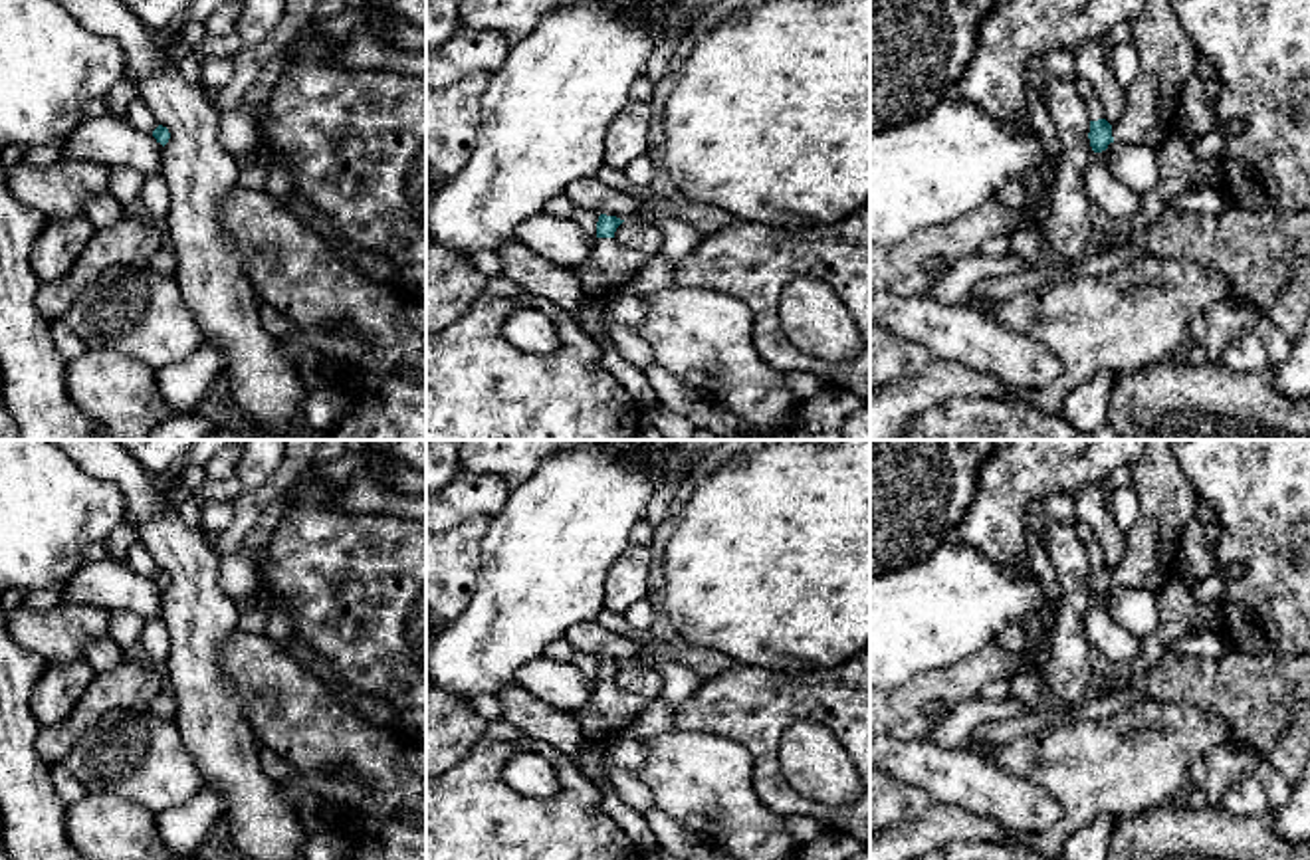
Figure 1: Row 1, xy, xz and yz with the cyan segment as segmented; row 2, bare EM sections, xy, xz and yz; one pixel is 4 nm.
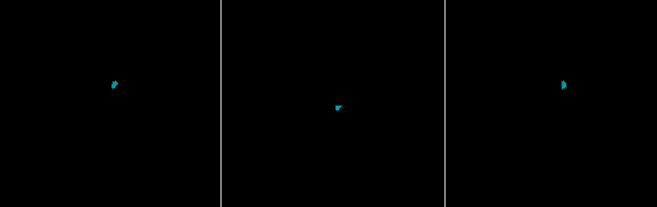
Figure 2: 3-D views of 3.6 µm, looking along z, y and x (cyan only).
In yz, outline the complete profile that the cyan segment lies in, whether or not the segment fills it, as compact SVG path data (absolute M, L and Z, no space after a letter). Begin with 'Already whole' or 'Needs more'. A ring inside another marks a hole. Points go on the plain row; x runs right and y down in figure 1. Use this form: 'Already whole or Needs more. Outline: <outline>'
Needs more. Outline: M1146 440L1130 468L1140 517L1126 533L1126 551L1114 569L1104 563L1100 543L1086 541L1094 596L1114 585L1157 592L1173 577L1181 531L1195 517L1199 495L1177 464L1171 440Z

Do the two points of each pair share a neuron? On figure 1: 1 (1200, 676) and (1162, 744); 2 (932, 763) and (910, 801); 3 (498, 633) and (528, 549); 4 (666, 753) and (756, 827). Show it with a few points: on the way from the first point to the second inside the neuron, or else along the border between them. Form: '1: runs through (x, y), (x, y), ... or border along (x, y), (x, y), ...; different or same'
1: border along (1152, 698), (1205, 706), (1227, 722); different
2: border along (890, 775), (916, 785), (932, 803); different
3: runs through (514, 613), (528, 593), (528, 569); same
4: runs through (688, 771), (734, 817); same

